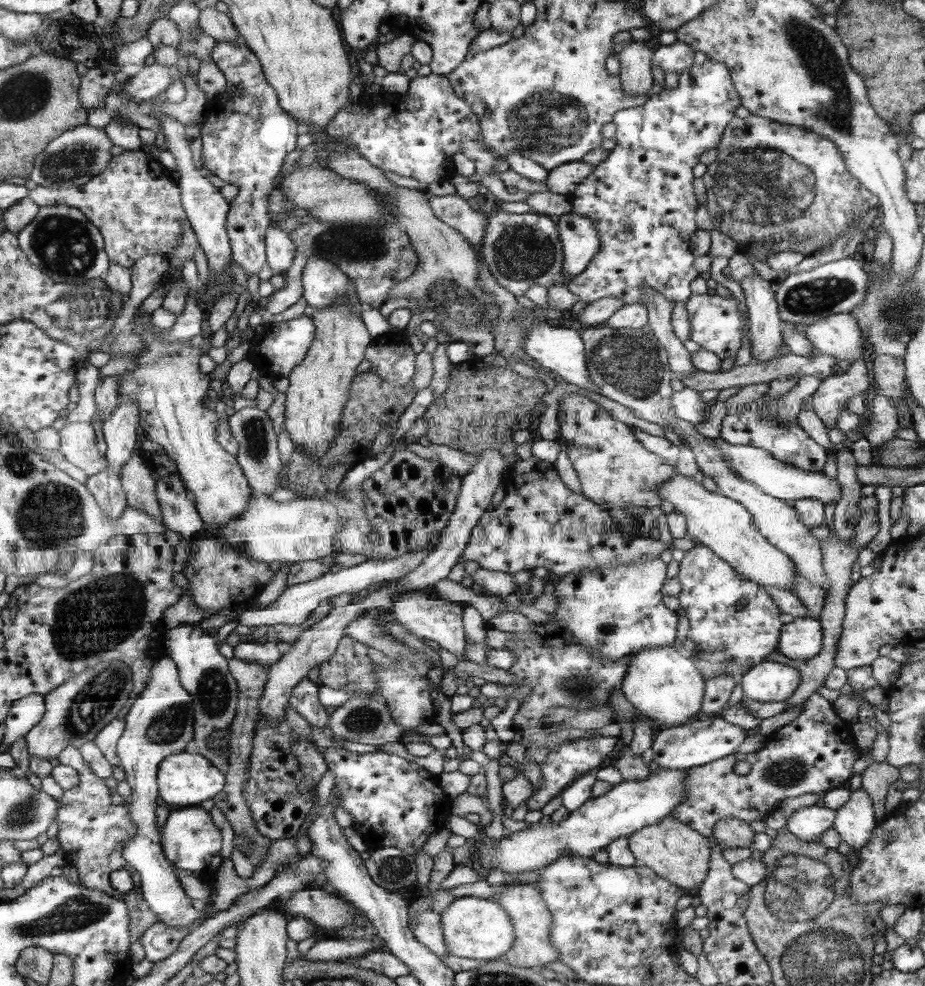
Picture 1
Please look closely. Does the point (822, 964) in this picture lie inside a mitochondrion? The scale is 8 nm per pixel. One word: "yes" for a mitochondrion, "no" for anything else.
yes

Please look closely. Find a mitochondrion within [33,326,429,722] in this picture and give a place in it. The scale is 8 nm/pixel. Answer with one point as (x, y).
(86, 624)

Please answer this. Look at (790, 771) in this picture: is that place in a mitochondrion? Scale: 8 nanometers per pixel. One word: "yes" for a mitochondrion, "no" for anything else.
yes

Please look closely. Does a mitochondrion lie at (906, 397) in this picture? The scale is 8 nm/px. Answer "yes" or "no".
no

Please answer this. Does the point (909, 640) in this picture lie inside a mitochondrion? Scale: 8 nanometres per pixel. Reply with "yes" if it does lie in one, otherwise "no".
no

